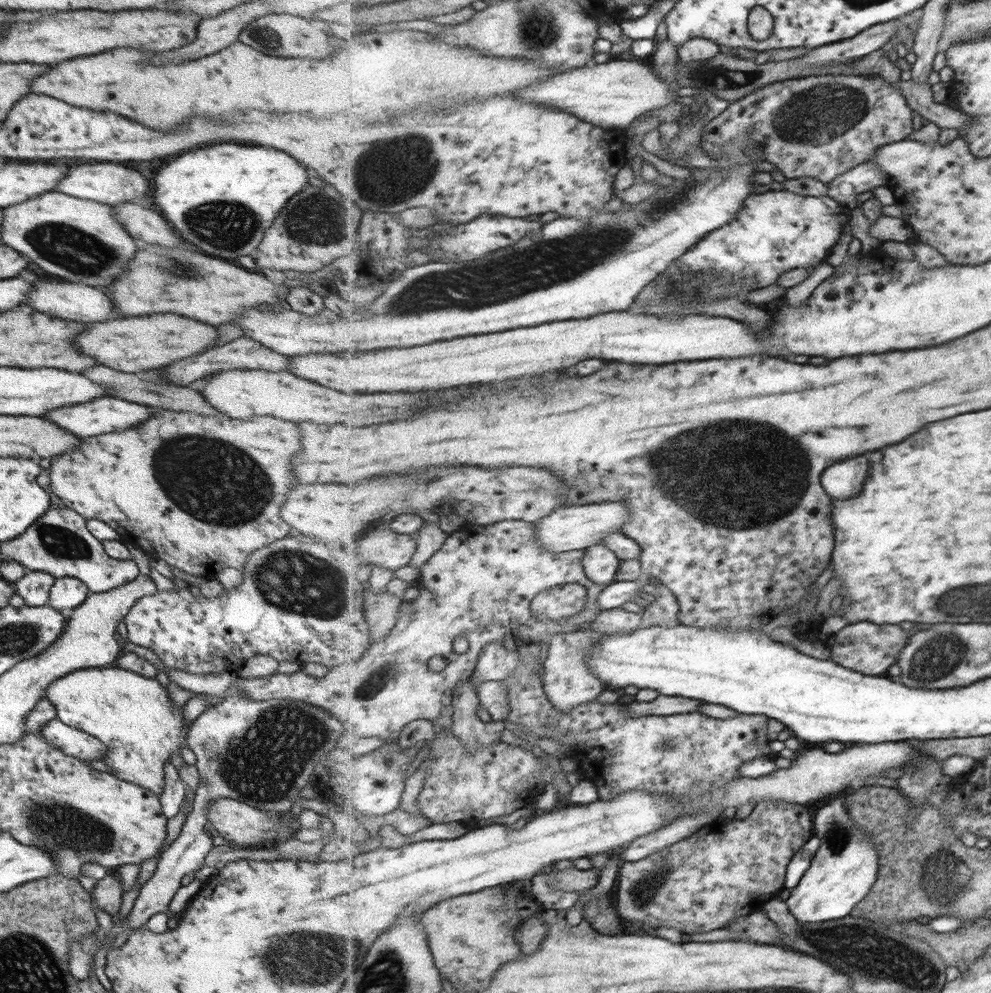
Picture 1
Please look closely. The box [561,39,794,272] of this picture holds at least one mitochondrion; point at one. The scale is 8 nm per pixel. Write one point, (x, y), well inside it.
(721, 79)

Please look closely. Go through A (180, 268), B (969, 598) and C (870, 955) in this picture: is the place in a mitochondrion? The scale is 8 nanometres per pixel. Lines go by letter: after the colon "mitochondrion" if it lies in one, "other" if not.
A: mitochondrion
B: mitochondrion
C: mitochondrion

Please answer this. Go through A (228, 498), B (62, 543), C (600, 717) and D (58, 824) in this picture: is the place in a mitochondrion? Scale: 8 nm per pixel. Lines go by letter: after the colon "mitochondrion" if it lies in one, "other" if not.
A: mitochondrion
B: mitochondrion
C: other
D: mitochondrion

